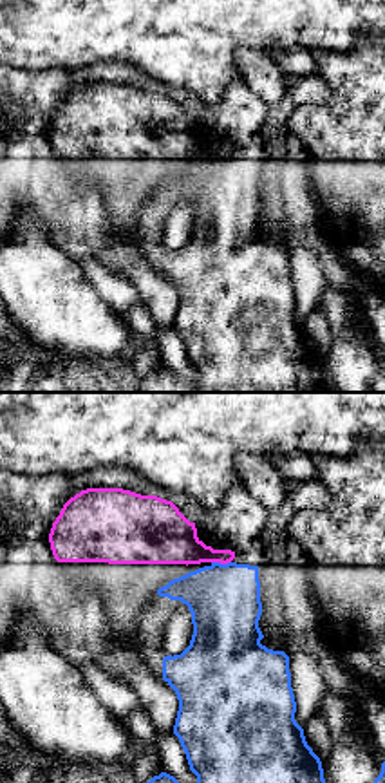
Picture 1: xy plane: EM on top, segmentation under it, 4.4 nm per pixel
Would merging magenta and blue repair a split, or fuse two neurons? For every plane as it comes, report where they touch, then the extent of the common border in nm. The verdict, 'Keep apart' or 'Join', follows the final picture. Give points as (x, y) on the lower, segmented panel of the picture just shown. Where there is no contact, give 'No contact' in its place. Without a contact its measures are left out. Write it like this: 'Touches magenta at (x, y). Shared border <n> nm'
Touches magenta at (221, 563). Shared border 90 nm

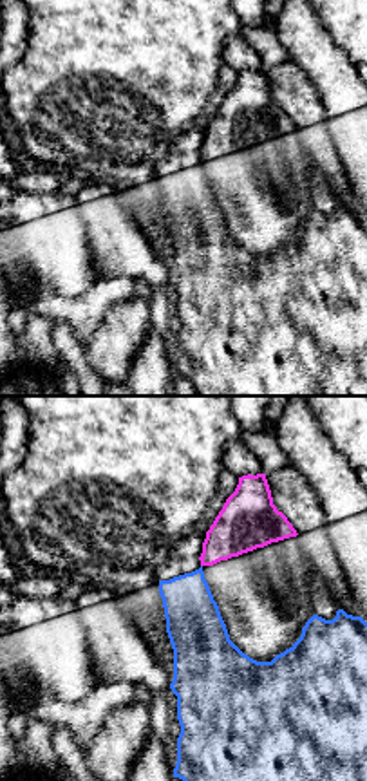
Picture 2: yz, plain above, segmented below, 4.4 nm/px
No contact

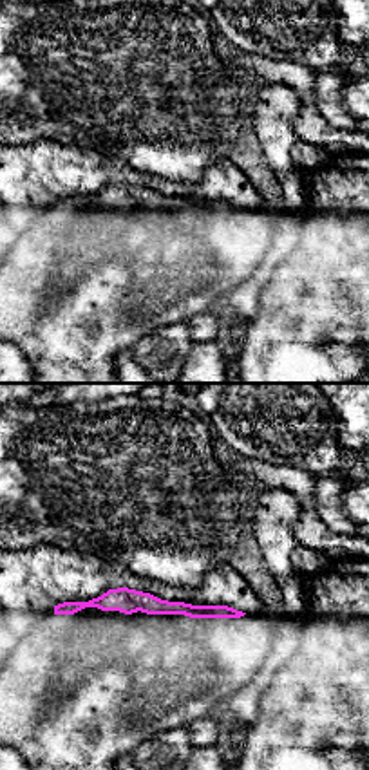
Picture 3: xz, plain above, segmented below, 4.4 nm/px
No contact

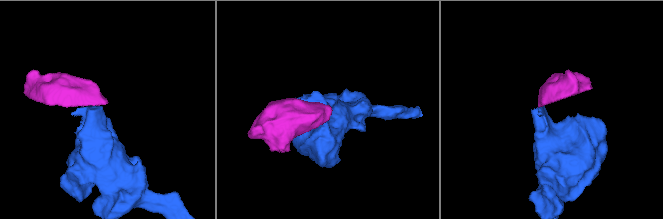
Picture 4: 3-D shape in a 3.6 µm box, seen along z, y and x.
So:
Keep apart

